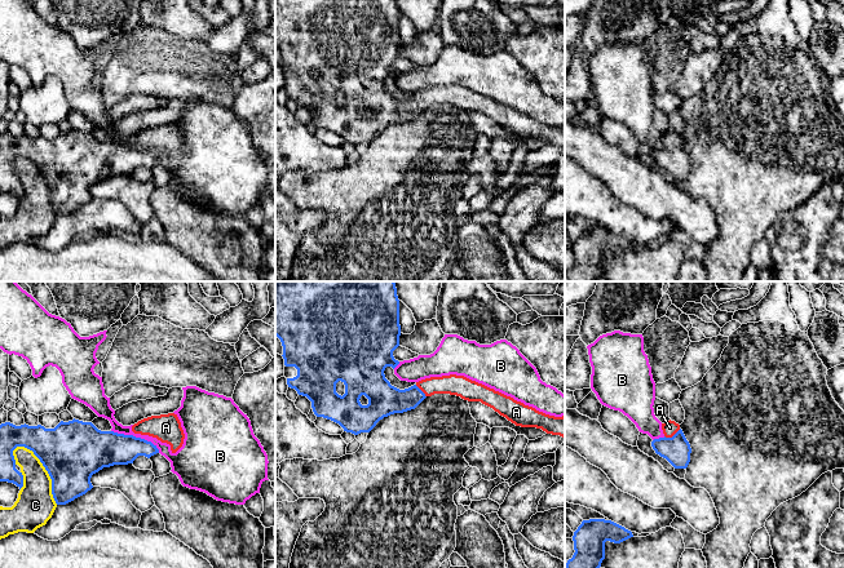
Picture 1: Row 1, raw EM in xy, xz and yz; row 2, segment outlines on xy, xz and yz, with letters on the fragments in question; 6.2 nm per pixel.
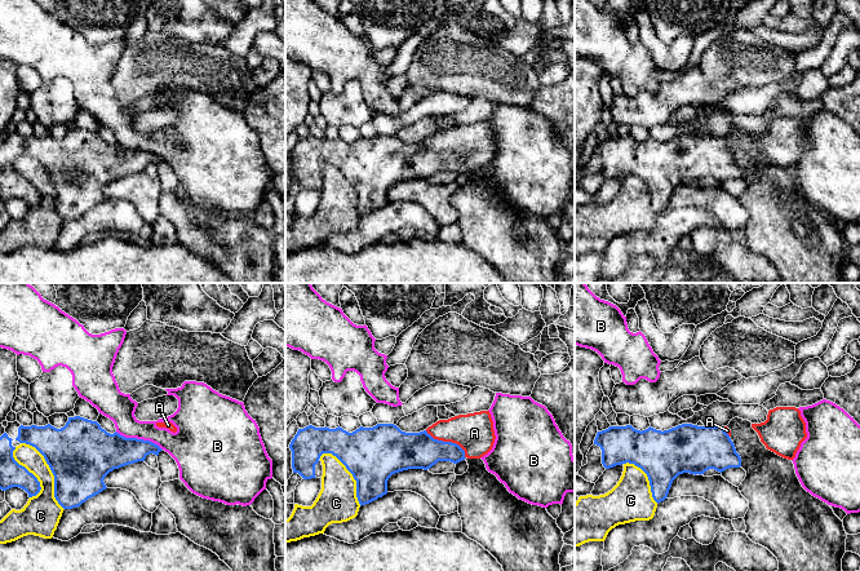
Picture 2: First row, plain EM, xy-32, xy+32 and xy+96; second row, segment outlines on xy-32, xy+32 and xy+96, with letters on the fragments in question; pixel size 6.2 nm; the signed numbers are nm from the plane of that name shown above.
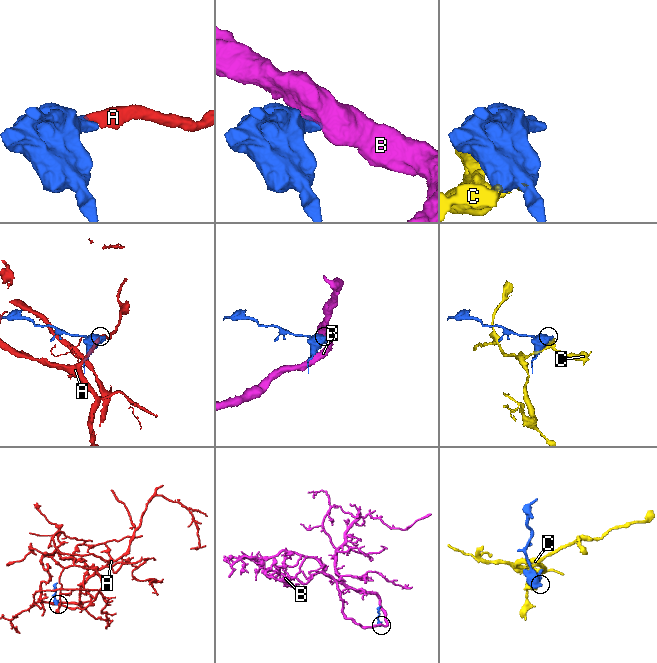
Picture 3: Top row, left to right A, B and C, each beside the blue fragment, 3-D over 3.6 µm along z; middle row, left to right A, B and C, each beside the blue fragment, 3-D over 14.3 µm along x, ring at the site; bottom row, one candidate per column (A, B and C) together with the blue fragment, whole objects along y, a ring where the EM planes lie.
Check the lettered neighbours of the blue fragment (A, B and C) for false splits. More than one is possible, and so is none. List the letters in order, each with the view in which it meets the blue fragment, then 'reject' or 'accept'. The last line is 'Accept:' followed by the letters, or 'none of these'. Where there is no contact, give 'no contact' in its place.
A: yz | accept
B: xy | reject
C: xy | reject
Accept: A

